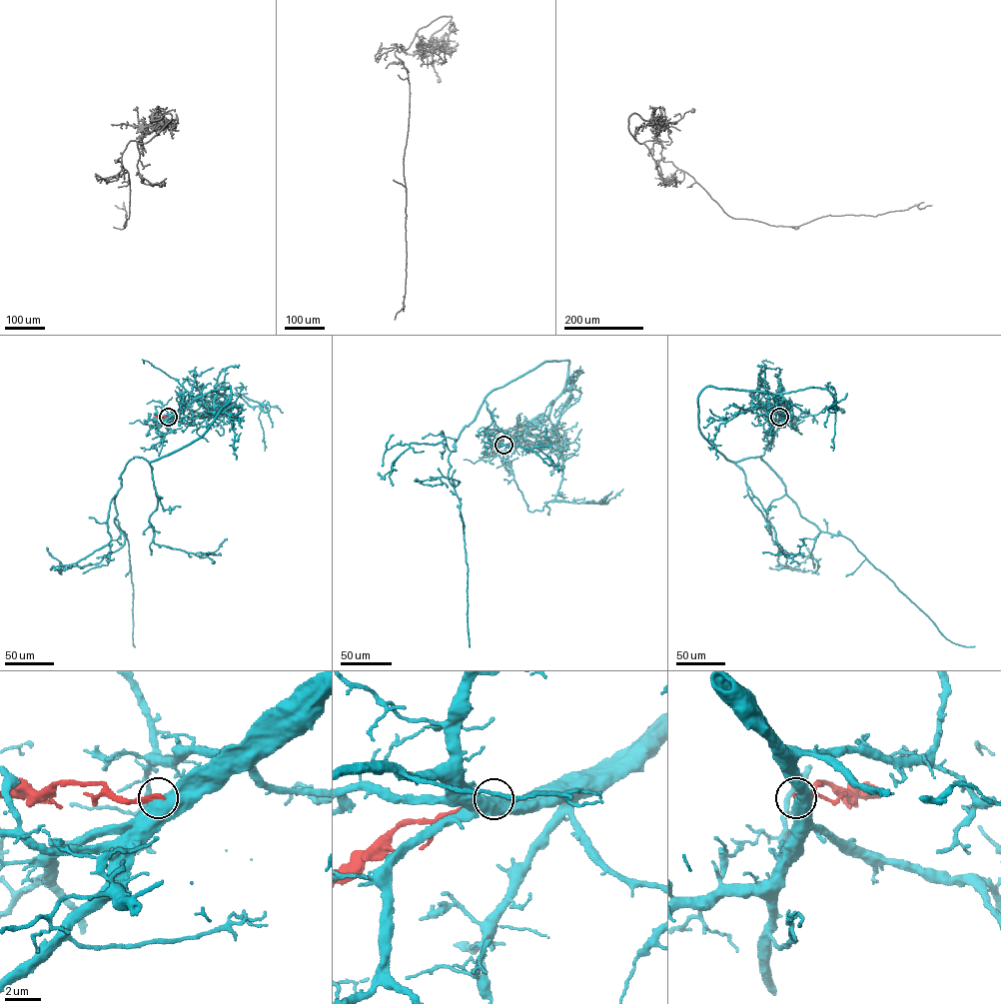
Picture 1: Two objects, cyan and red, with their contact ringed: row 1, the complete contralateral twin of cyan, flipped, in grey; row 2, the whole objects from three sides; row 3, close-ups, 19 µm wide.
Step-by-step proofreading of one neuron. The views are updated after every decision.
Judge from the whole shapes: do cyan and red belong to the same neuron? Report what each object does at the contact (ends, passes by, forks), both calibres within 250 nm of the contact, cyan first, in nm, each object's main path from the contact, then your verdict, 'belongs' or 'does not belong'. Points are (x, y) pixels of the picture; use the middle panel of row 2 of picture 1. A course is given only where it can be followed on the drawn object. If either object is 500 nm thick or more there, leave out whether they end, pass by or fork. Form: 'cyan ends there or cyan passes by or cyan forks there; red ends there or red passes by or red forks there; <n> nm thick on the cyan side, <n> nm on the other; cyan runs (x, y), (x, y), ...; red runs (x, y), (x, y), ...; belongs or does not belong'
750 nm thick on the cyan side, 280 nm on the other; cyan runs (503, 445), (547, 415), (568, 361), (542, 362), (494, 389), (449, 457), (463, 524), (470, 646); red runs (503, 445), (499, 446), (492, 456); does not belong

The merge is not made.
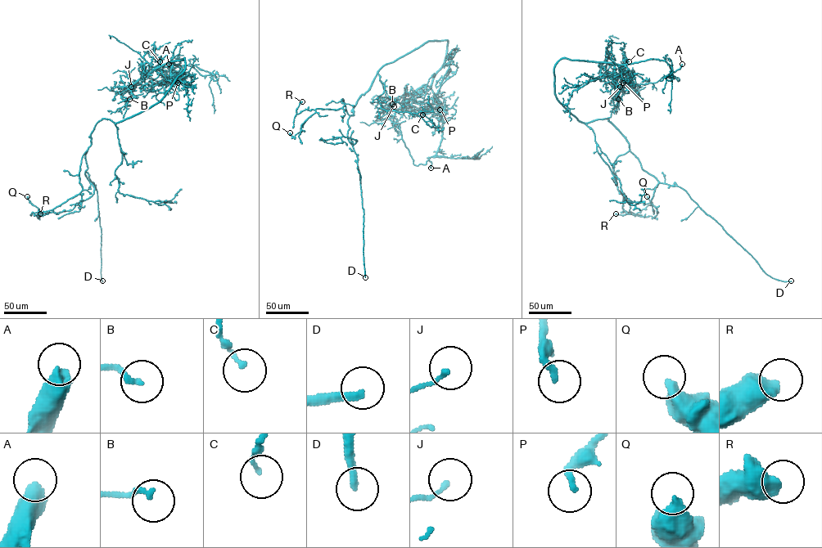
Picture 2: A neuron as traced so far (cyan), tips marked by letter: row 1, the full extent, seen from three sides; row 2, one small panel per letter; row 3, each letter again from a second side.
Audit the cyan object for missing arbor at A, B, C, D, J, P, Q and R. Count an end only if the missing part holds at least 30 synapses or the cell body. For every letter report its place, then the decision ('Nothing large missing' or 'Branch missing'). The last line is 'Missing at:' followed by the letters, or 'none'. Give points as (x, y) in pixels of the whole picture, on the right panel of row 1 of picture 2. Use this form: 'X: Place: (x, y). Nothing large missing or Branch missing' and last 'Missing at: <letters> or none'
A: Place: (682, 64). Branch missing
B: Place: (618, 99). Nothing large missing
C: Place: (629, 61). Nothing large missing
D: Place: (791, 280). Branch missing
J: Place: (620, 87). Nothing large missing
P: Place: (623, 83). Nothing large missing
Q: Place: (647, 196). Nothing large missing
R: Place: (616, 213). Nothing large missing
Missing at: A, D

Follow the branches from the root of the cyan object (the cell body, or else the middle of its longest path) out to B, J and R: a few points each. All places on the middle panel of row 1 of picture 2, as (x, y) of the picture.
B: (392, 62), (426, 42), (447, 41), (443, 66), (432, 83), (420, 87), (399, 109), (383, 109), (392, 104)
J: (392, 62), (426, 42), (447, 41), (443, 66), (432, 83), (420, 87), (399, 109), (393, 110), (394, 106)
R: (392, 62), (377, 72), (353, 114), (342, 99), (345, 105), (336, 110), (297, 114), (302, 101)

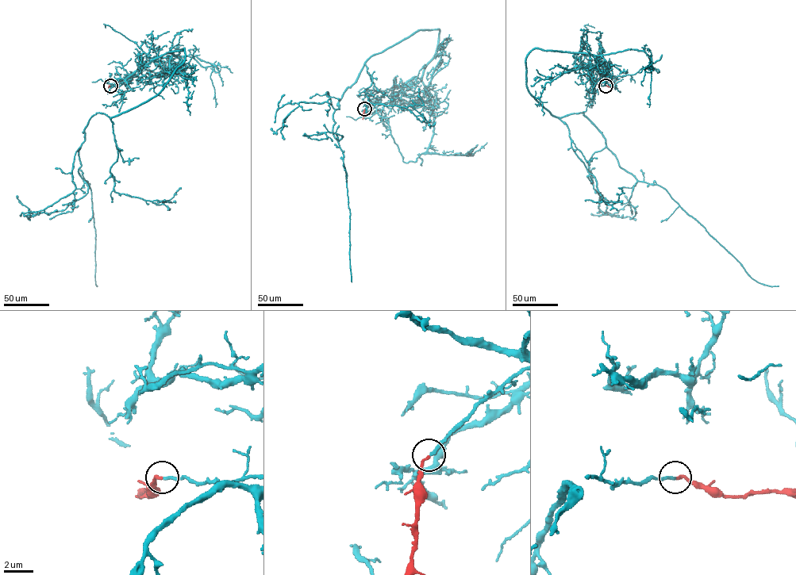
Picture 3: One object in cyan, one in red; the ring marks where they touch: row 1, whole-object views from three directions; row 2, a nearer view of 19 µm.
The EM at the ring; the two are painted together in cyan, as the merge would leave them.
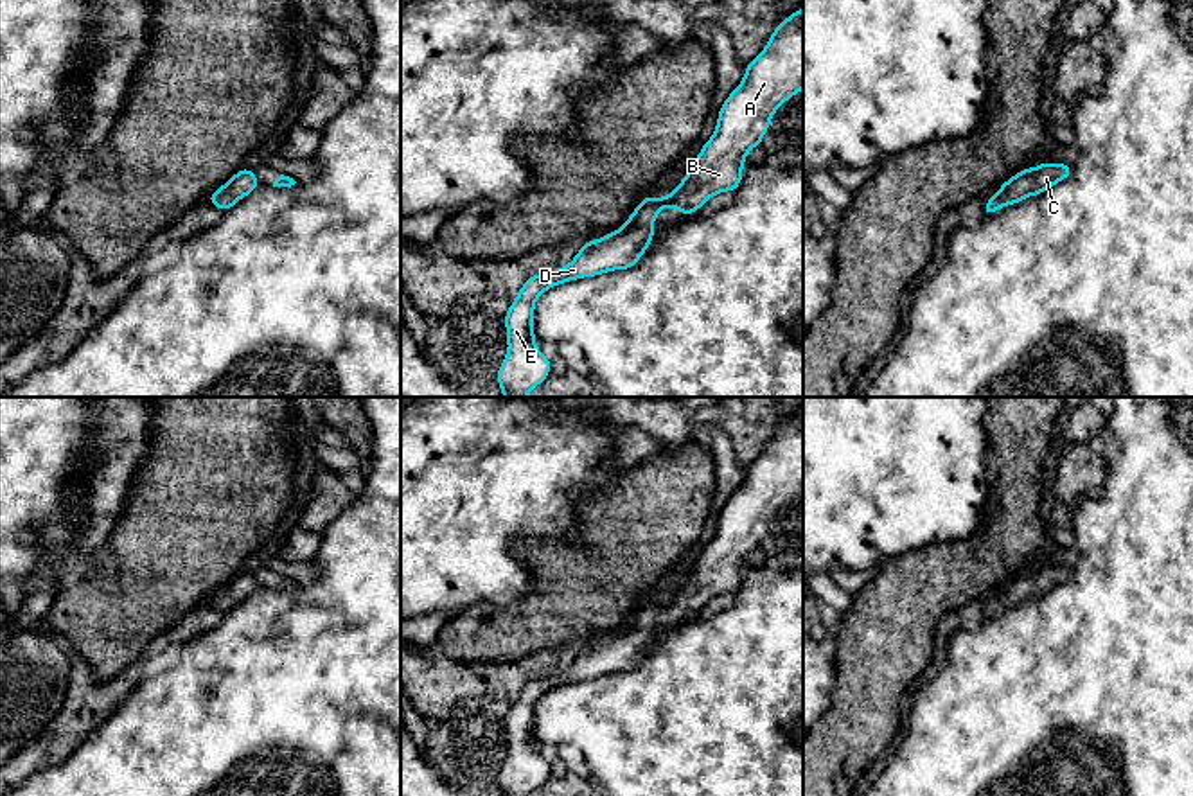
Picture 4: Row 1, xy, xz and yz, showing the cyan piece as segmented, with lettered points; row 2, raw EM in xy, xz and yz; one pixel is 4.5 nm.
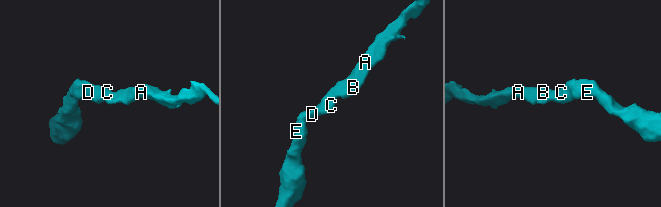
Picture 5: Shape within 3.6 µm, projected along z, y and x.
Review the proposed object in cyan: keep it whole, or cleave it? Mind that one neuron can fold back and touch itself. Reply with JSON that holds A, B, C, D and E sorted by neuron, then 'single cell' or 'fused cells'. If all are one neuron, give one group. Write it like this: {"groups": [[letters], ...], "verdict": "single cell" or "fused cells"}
{"groups": [["A", "B", "C", "D", "E"]], "verdict": "single cell"}

